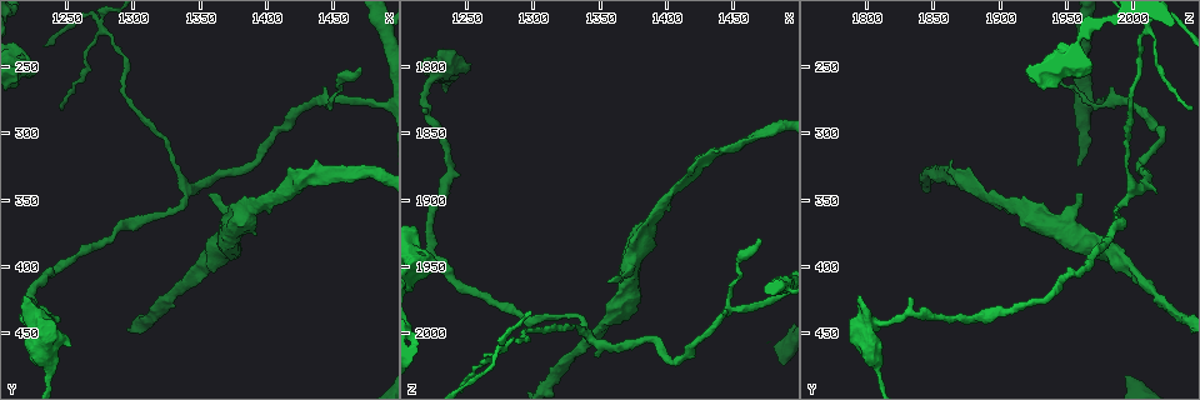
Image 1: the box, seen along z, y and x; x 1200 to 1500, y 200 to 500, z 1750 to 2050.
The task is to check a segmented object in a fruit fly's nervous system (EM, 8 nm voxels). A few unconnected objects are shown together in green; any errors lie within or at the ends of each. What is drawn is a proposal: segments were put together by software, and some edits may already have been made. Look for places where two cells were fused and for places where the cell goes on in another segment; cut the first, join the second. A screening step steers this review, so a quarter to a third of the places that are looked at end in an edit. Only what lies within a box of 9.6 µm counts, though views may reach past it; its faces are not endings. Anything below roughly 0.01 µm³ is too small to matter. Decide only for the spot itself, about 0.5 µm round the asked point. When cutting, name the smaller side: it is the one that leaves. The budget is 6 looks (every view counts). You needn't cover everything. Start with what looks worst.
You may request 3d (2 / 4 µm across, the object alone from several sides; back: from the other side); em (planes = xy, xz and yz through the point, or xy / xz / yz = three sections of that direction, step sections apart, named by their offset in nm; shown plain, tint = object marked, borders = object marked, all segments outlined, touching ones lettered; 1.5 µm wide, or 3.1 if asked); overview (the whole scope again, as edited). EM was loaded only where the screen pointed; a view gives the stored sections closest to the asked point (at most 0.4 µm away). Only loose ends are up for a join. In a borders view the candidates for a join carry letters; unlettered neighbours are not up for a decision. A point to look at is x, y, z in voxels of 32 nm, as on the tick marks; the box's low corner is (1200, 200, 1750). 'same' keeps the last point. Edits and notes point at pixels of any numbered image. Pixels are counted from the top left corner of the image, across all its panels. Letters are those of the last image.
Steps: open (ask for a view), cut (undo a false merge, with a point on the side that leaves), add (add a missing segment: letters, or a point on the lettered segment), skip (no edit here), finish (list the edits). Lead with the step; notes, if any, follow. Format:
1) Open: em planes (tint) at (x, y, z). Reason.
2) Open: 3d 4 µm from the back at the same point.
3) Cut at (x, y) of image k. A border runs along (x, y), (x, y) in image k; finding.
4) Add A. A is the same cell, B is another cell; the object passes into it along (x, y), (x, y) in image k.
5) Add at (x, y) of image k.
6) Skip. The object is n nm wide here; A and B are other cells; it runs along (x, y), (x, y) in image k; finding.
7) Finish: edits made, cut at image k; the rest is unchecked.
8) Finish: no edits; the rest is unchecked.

Open: 3d 4 µm at (1354, 346, 1964). Branch stops here.

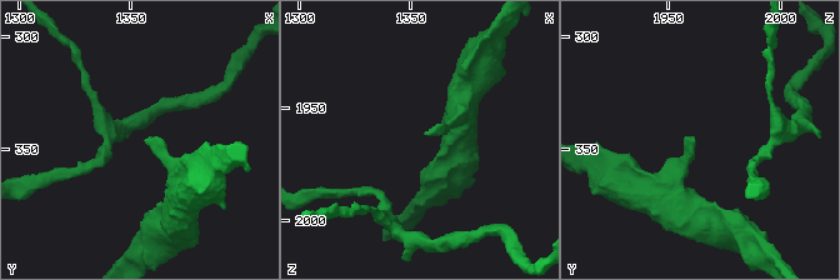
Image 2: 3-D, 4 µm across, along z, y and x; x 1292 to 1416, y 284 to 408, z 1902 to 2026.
Open: em xy step 8 (tint) at (1357, 346, 1963).

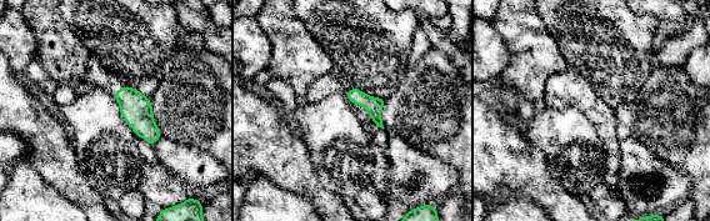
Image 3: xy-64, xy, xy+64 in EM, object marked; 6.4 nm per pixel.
Open: em planes (borders) at the same point.

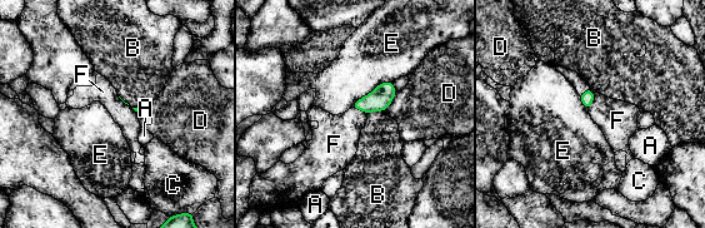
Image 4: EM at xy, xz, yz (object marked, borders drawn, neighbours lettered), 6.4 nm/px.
Skip. A, B, C, D, E and F are other cells; no lettered segment goes on from it.

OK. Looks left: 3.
Open: 3d 4 µm at (1224, 250, 1948). Sharp bend.

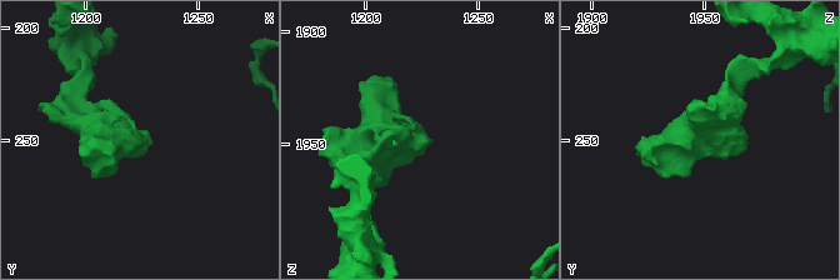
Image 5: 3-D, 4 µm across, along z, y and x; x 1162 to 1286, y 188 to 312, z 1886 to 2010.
Open: em xy step 8 (tint) at (1223, 248, 1948). Now the EM.

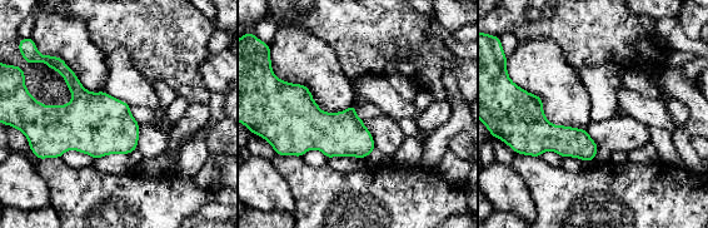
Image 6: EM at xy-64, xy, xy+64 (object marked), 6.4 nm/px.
Open: em planes (borders) at the same point.

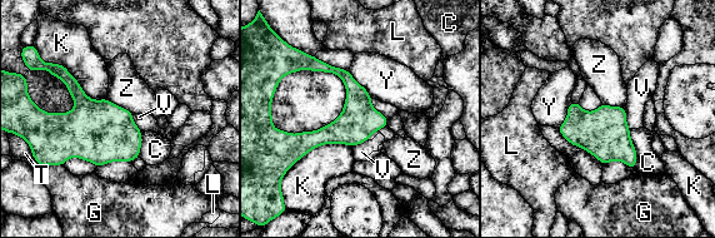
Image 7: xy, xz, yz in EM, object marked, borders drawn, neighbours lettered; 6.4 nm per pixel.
Skip. C, G, K, L, T, V, Y and Z are other cells; one cell here.

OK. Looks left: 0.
Finish: no edits; the rest is unchecked.

